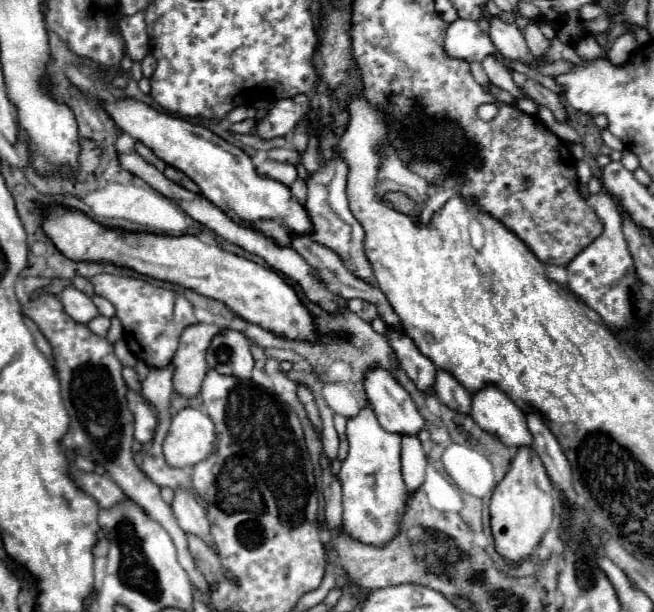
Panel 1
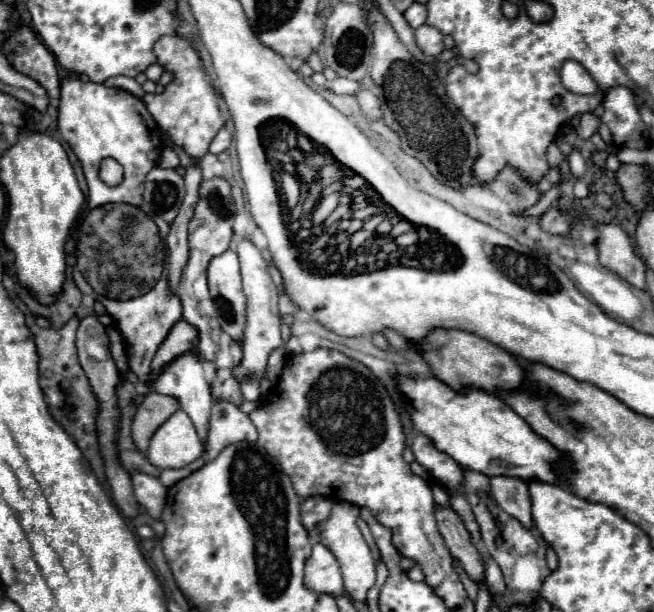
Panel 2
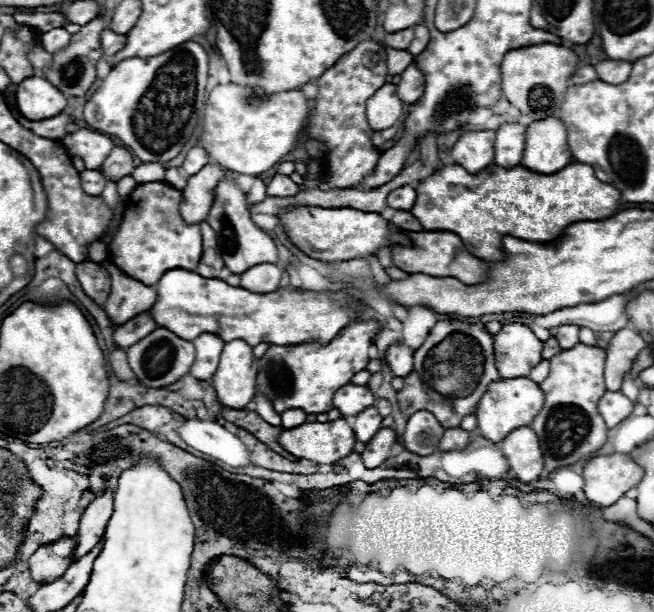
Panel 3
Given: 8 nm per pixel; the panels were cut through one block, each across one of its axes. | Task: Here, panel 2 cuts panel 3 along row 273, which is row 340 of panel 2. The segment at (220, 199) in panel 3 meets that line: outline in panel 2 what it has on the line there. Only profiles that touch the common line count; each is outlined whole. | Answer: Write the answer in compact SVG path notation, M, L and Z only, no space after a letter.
M226 250L210 262L208 286L218 308L220 328L234 342L242 344L246 326L246 298L242 292L240 262L232 250Z

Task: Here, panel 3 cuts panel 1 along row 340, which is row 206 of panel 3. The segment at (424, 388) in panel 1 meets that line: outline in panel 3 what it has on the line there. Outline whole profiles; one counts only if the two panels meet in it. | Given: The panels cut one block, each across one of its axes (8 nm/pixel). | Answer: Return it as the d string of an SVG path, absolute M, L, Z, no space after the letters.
M402 186L388 194L388 206L394 210L410 210L414 198L416 198L416 190L412 186Z

